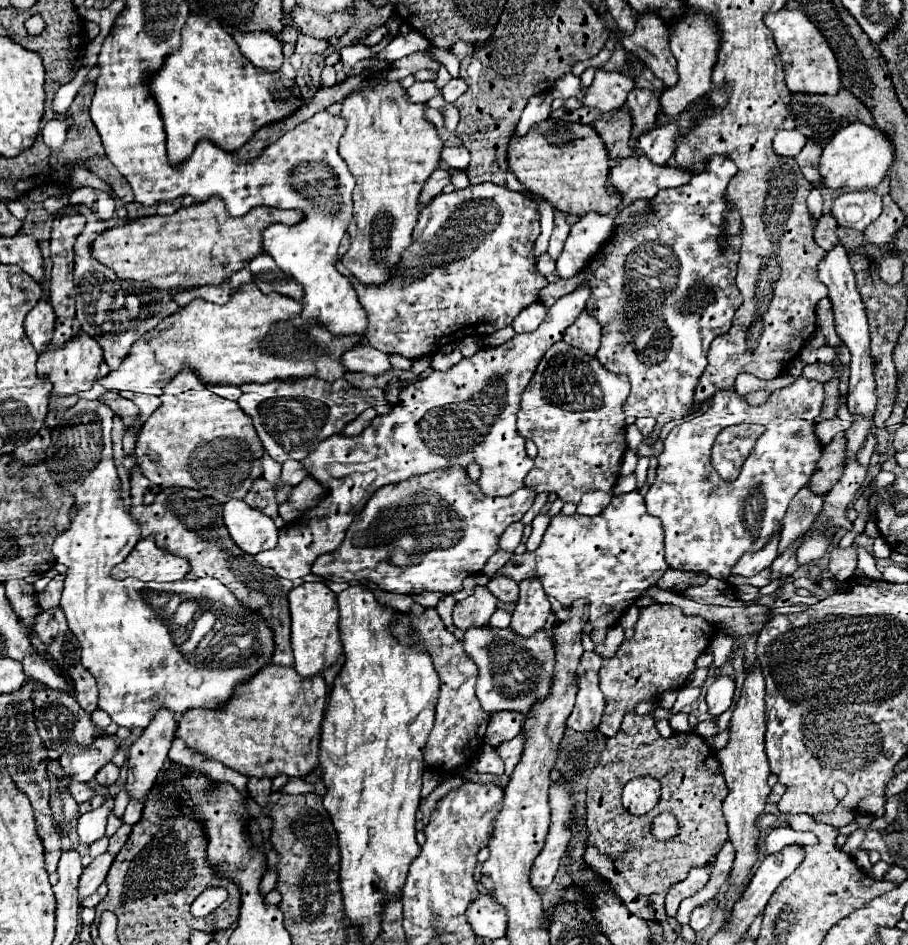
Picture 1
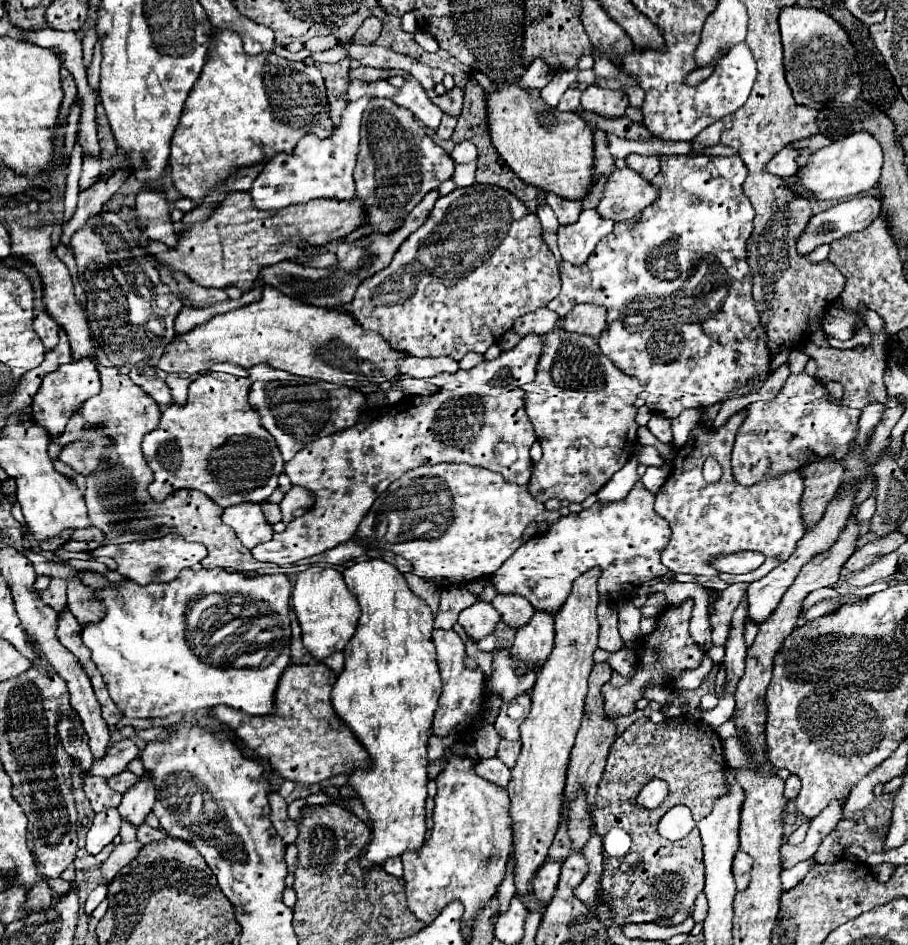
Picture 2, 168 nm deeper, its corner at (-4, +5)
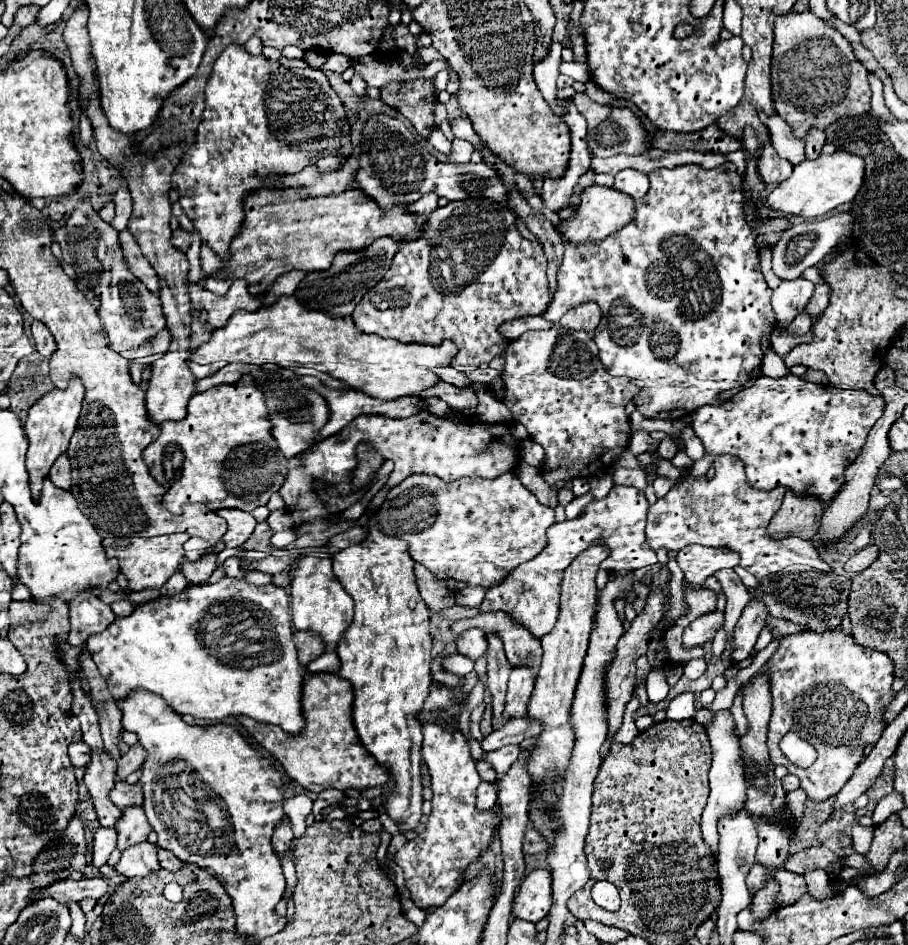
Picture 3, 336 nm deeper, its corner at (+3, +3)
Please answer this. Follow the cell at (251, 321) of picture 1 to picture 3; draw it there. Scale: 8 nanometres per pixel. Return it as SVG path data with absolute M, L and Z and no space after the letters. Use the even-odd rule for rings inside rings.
M280 297L274 305L262 307L256 313L236 311L226 327L212 331L212 339L194 351L190 361L254 365L276 363L282 367L304 365L314 371L328 373L344 385L364 391L370 397L394 401L400 397L416 397L424 389L434 387L440 381L434 369L450 365L454 357L456 345L452 341L434 347L384 339L380 335L358 331L352 317L332 317L322 311L306 309L296 297Z

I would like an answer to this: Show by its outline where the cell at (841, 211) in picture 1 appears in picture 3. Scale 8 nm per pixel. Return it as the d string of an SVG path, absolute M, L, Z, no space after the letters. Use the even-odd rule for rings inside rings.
M838 213L834 217L828 217L828 219L816 219L816 221L806 221L806 223L798 223L798 225L788 227L782 233L782 237L778 239L776 247L772 249L774 275L780 277L782 281L792 281L792 279L800 277L802 271L806 271L808 267L822 261L824 255L830 253L838 245L838 239L842 235L850 233L850 229L852 229L852 215L850 213Z

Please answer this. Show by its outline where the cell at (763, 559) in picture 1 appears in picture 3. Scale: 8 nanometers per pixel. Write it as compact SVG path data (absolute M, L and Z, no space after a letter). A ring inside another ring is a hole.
M688 545L678 555L678 565L688 583L704 583L718 569L732 569L738 565L738 555L728 549L714 549L704 545Z

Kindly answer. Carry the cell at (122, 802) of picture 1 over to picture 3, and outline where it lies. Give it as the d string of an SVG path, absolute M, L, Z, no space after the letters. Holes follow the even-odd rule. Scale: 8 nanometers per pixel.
M140 843L140 847L122 851L122 859L116 865L116 871L126 877L146 877L160 871L158 847L152 843Z

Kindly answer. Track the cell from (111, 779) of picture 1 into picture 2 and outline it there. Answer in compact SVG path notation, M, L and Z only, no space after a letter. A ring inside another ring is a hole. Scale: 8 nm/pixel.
M127 769L107 779L109 787L111 787L111 789L115 789L115 791L119 791L119 793L125 793L125 791L135 783L135 781L137 781L137 775L133 775L133 773L131 773L131 771L127 771Z

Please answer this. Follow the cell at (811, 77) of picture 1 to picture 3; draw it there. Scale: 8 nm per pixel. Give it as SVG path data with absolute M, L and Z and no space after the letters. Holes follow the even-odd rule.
M812 11L786 13L774 21L774 53L772 53L772 99L774 111L786 119L794 135L802 139L810 129L824 131L840 117L860 117L870 111L870 83L866 67L854 57L850 43Z

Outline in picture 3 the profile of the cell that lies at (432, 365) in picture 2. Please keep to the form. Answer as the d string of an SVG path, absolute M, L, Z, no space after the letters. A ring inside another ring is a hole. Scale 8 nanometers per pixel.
M440 367L440 377L442 377L442 381L452 383L458 389L466 389L472 385L472 381L466 377L466 373L456 367Z

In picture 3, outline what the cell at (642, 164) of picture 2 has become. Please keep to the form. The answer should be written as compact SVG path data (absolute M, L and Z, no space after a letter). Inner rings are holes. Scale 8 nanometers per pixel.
M632 169L620 171L614 177L614 189L632 197L632 199L640 199L650 189L648 175L640 175L640 171L632 171Z

